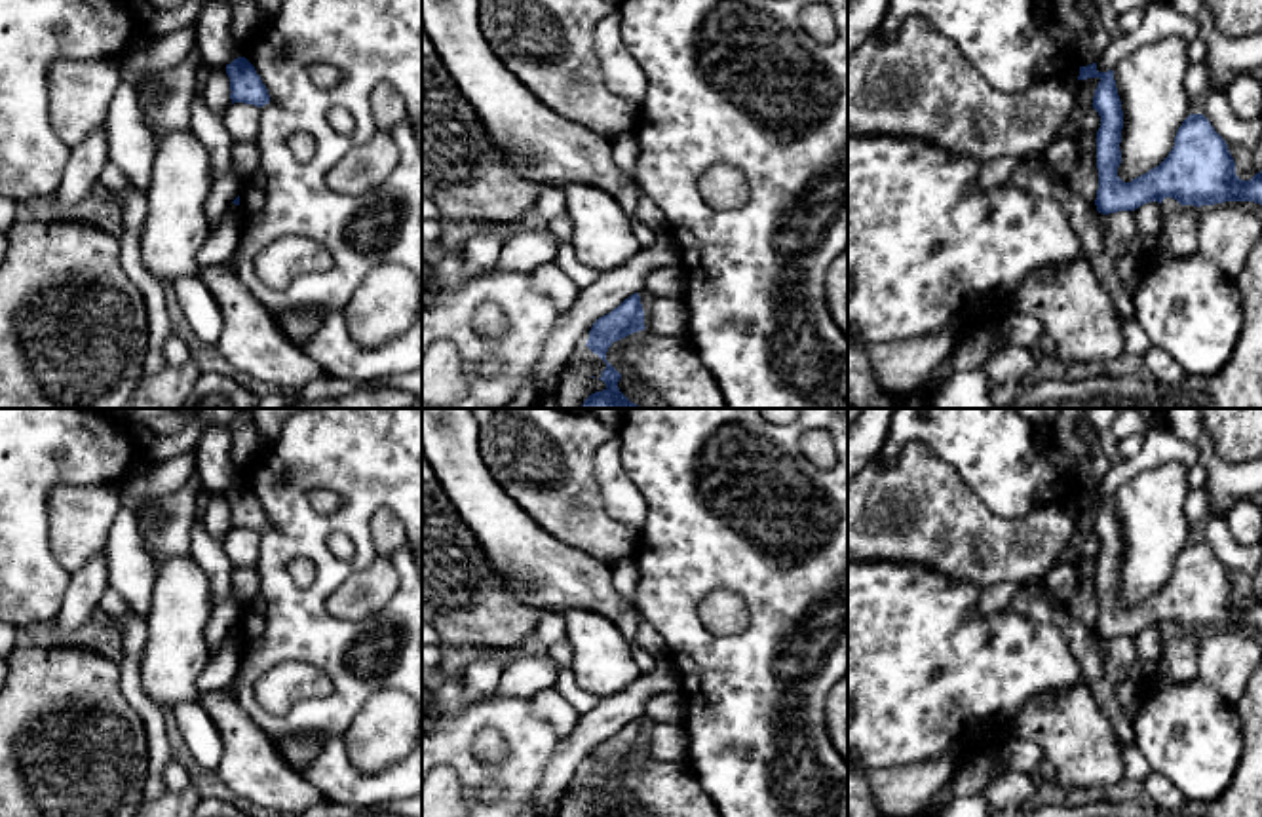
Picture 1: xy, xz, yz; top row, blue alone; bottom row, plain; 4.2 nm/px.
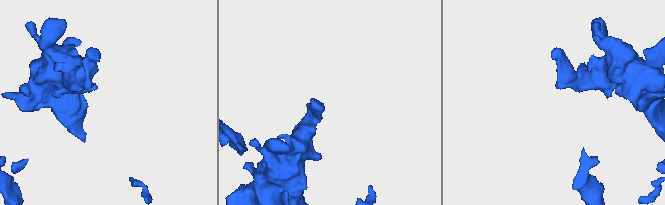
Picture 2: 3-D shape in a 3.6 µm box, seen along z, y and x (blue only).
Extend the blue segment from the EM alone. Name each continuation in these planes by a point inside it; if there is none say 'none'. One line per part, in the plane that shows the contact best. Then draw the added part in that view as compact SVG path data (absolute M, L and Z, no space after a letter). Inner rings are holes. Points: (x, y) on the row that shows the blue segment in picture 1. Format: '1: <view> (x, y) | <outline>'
none

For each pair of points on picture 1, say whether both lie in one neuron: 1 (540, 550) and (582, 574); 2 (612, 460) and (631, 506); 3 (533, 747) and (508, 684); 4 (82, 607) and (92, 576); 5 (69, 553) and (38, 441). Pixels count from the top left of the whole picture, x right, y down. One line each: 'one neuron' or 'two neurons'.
1: one neuron
2: one neuron
3: two neurons
4: one neuron
5: two neurons

